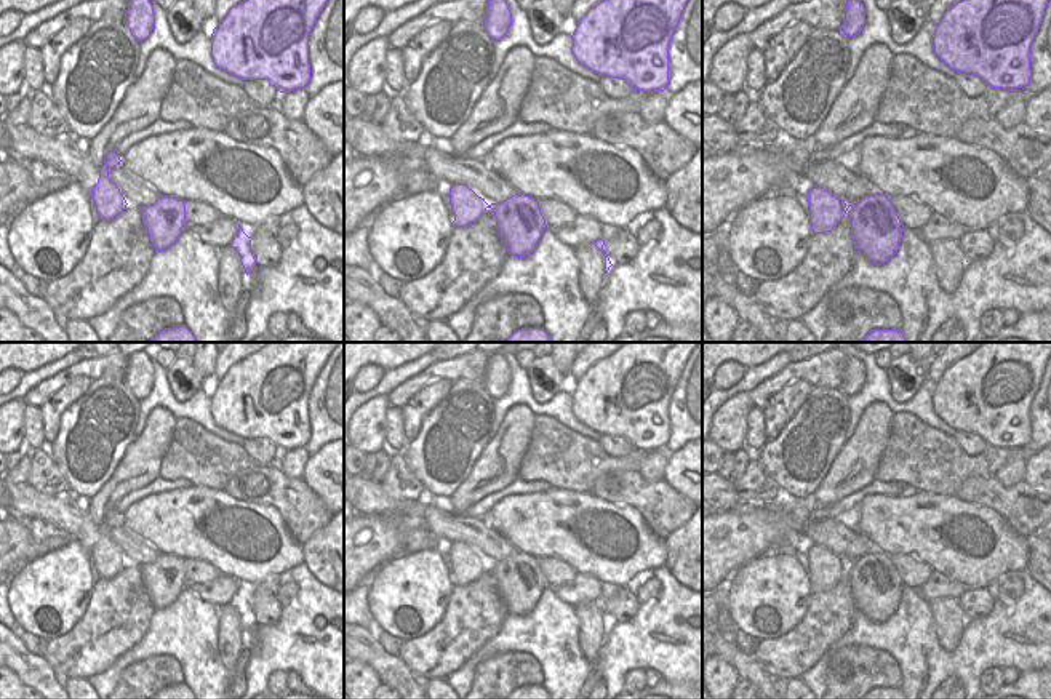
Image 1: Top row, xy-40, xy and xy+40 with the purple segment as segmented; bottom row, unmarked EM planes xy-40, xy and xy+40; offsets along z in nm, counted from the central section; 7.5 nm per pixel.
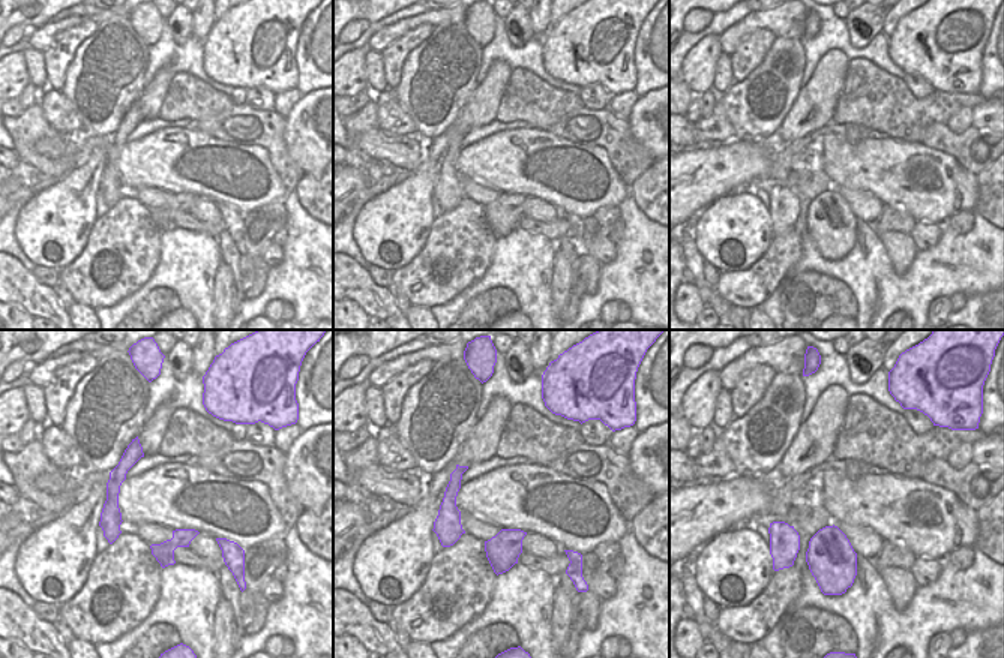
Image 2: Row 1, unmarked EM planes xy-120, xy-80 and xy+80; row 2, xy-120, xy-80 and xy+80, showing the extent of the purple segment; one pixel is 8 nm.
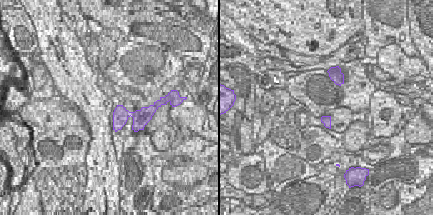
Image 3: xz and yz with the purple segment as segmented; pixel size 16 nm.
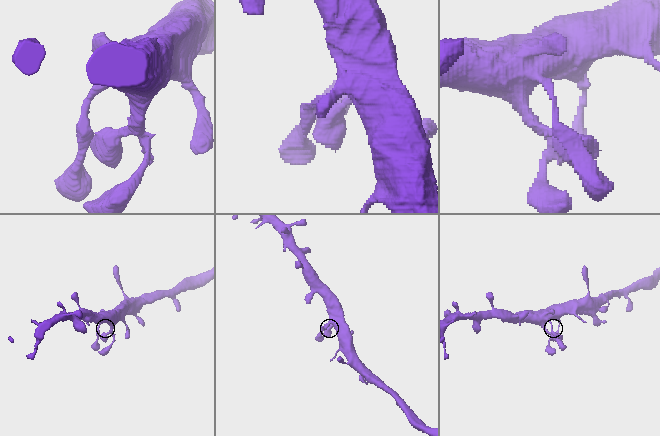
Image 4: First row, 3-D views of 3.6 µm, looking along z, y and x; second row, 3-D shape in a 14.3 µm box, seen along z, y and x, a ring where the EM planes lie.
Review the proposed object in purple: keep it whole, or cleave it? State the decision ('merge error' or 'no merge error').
no merge error

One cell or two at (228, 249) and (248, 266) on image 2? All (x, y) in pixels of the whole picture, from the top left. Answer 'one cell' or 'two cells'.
two cells

